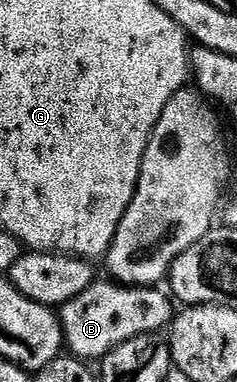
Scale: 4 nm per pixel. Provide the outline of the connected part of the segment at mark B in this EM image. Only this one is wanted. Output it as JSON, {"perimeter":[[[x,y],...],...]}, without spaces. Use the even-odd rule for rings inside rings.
{"perimeter":[[[95,280],[80,296],[60,308],[62,334],[73,357],[101,360],[112,348],[136,336],[165,331],[176,317],[176,302],[158,286],[123,286],[113,280]]]}

